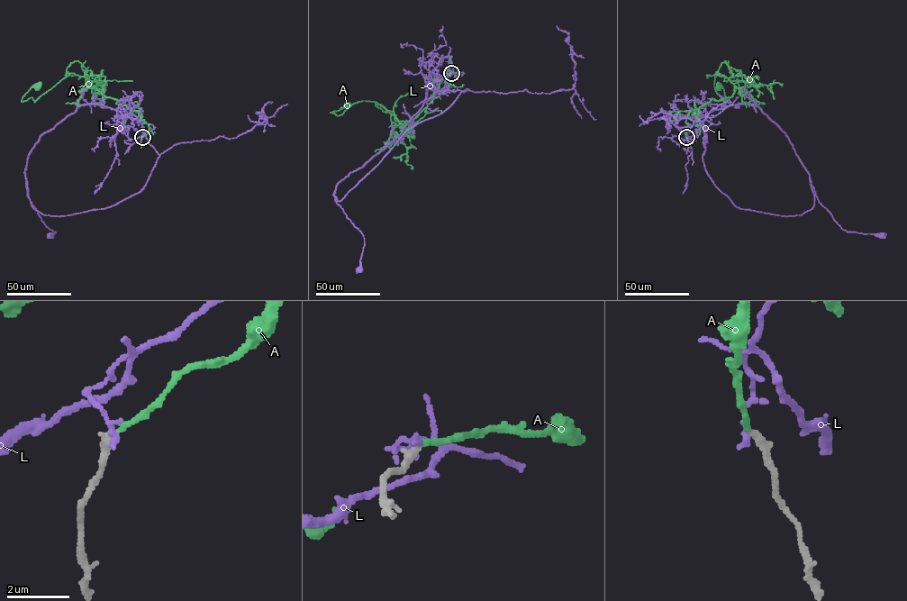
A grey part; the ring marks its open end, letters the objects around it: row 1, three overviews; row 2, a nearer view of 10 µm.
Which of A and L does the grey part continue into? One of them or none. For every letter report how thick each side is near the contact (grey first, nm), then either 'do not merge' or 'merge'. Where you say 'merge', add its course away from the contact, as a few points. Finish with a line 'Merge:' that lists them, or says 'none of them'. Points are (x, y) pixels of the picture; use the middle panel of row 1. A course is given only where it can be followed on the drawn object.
A: 280/160 nm | merge | via (451, 73), (458, 76), (443, 77), (427, 106), (403, 123), (373, 101), (331, 112), (346, 104)
L: 280/200 nm | do not merge
Merge: A

